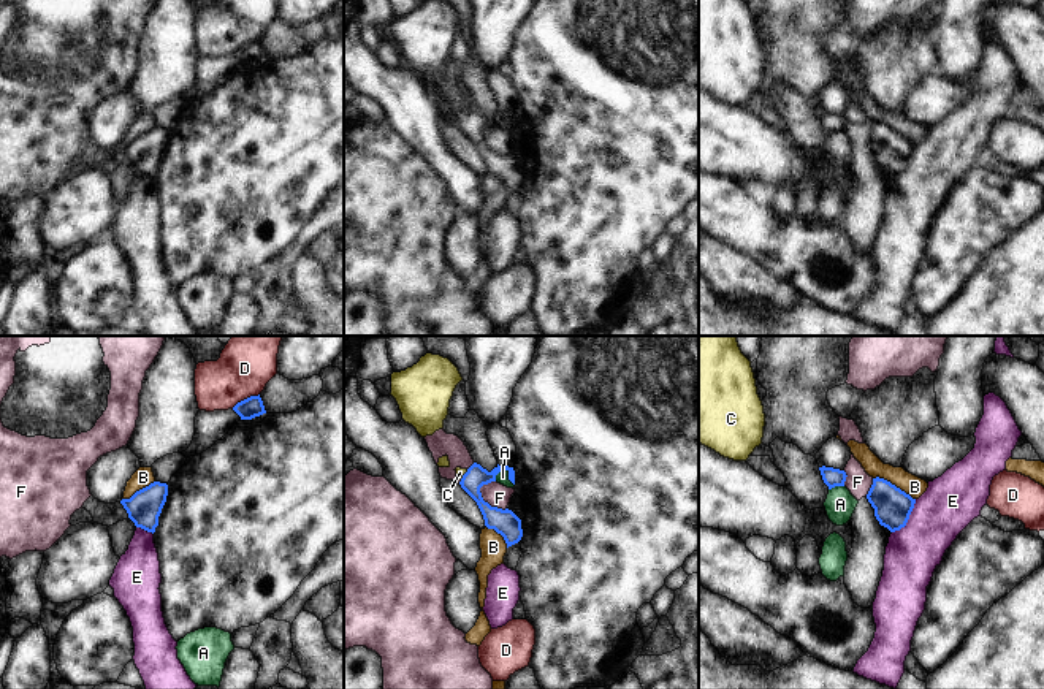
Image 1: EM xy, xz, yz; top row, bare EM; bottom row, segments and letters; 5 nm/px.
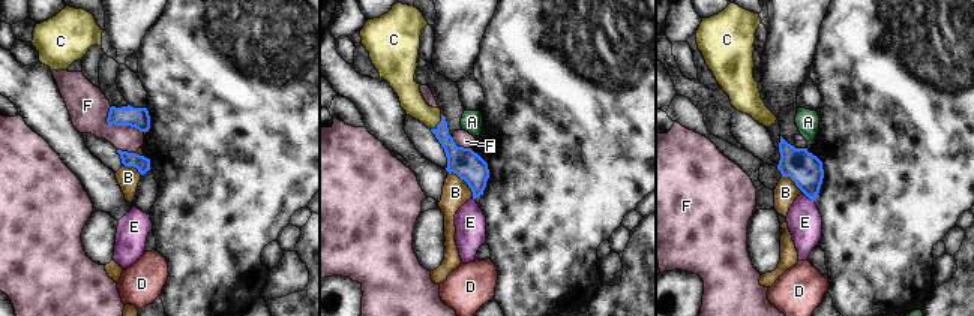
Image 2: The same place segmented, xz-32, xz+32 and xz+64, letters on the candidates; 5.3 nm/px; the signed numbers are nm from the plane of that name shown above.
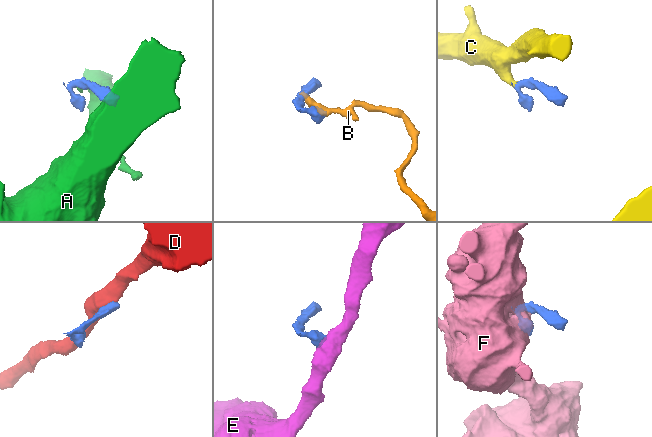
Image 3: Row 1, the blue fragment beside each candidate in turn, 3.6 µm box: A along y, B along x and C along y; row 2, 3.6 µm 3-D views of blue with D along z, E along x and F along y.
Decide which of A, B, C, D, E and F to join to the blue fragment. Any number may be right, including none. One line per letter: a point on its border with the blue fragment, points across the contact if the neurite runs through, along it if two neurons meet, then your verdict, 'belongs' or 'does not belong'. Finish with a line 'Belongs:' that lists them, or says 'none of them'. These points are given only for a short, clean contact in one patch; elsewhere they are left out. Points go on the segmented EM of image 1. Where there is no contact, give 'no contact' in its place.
A: meets blue in xz at (509, 472); border along xz (495, 475), (506, 471), (507, 479), (514, 485); does not belong
B: meets blue in yz at (894, 485); border along yz (873, 477), (889, 480), (914, 499); does not belong
C: meets blue in xz at (464, 474); runs through xz (476, 477), (464, 474), (460, 472); belongs
D: meets blue in xy at (244, 399); border along xy (259, 393), (238, 401), (232, 407); does not belong
E: meets blue in yz at (908, 518); border along yz (916, 499), (908, 521), (892, 532); does not belong
F: meets blue in xz at (488, 504); border along xz (479, 488), (485, 501), (506, 509); does not belong
Belongs: C

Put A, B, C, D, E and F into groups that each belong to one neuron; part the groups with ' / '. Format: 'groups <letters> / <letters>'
groups A / B / C / D / E / F

